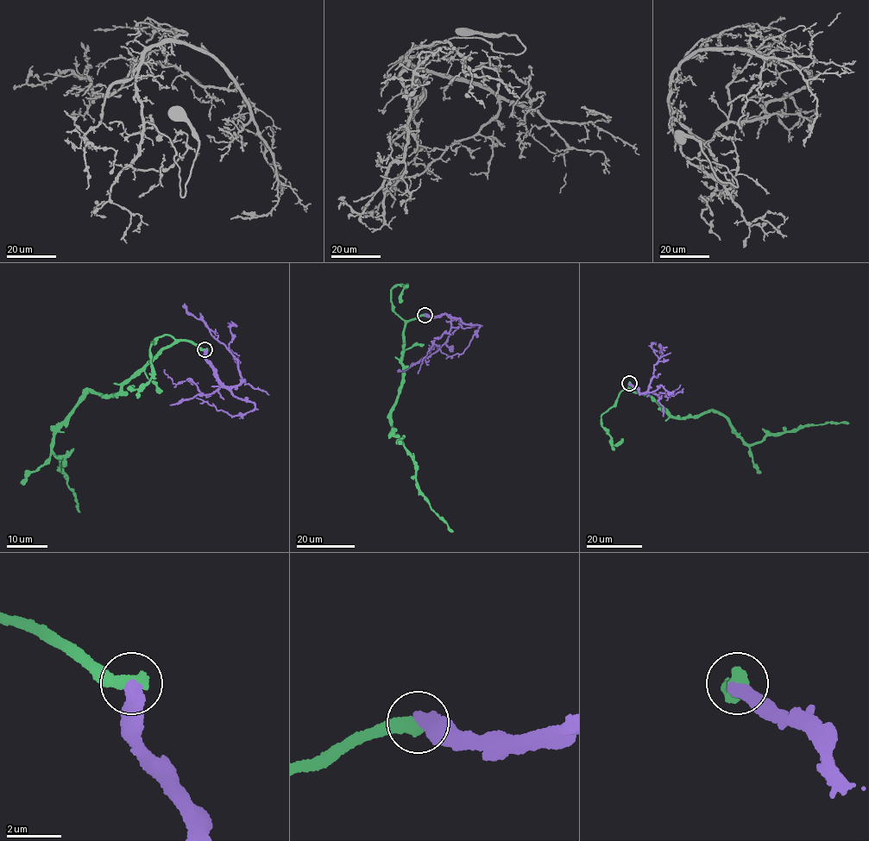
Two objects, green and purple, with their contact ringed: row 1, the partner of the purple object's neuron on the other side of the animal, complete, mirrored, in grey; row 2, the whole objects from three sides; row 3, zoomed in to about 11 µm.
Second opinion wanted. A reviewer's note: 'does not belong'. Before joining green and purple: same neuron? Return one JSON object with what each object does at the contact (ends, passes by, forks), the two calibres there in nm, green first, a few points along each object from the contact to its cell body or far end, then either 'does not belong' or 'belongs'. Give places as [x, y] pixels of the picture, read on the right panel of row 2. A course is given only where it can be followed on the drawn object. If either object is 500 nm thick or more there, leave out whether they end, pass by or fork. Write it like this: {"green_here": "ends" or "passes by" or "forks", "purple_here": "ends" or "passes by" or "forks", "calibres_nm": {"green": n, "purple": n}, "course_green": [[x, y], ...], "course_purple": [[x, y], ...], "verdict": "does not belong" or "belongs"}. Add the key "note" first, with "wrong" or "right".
{"note": "right", "calibres_nm": {"green": 600, "purple": 480}, "course_green": [[630, 383], [674, 416], [697, 417], [711, 411], [727, 417], [749, 444], [808, 425], [848, 423]], "course_purple": [[630, 384], [642, 393], [648, 389], [653, 365], [661, 354], [662, 347], [658, 344]], "verdict": "does not belong"}

